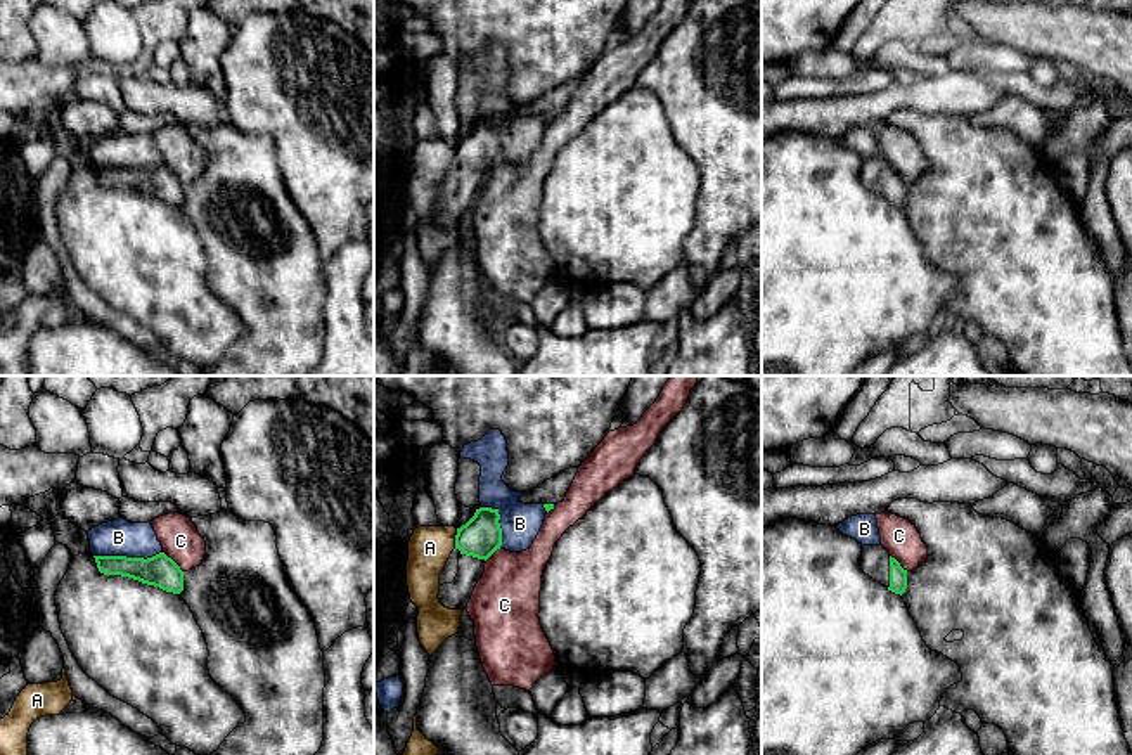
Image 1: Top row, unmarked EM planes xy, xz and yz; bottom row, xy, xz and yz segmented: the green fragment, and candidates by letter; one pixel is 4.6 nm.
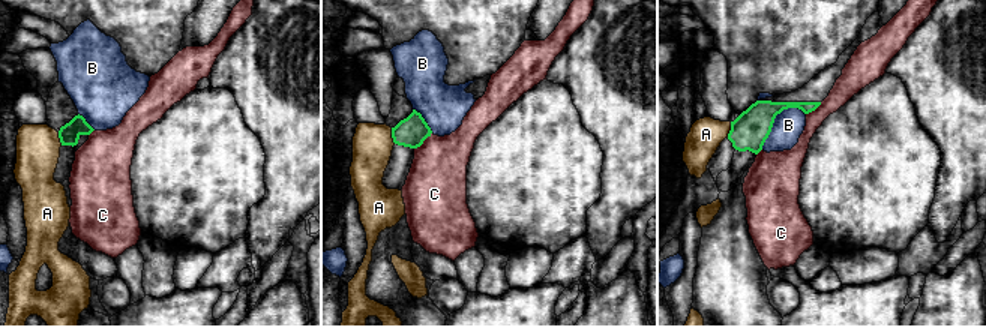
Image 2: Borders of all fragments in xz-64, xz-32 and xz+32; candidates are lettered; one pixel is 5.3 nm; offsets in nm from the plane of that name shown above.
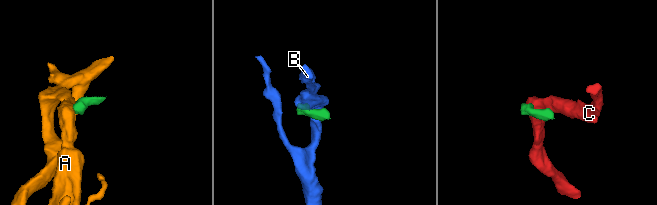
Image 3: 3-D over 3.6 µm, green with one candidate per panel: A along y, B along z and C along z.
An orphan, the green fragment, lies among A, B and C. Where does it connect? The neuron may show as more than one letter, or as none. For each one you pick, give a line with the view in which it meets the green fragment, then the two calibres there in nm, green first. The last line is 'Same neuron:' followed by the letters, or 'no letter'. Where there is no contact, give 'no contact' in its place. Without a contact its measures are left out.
Same neuron: no letter

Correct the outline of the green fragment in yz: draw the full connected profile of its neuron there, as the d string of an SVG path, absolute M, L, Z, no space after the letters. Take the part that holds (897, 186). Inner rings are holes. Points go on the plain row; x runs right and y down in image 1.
M864 158L860 182L895 206L907 201L907 182L883 158Z

